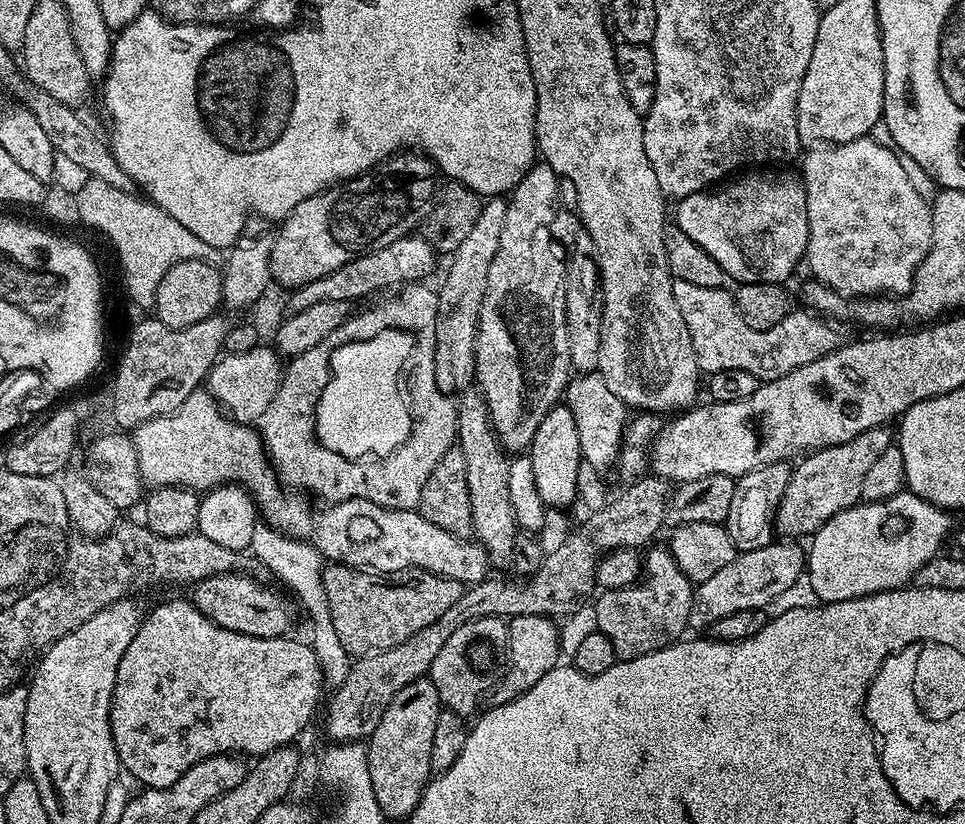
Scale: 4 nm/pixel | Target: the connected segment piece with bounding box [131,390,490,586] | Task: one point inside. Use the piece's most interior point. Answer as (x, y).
(198, 446)

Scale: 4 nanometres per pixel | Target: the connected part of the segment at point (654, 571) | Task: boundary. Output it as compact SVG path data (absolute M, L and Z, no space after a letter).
M667 547L651 548L642 556L643 579L625 588L601 591L601 596L596 600L595 631L606 634L614 654L622 660L654 654L654 650L662 650L677 643L689 631L688 619L694 585L686 578L686 574L682 574L682 570L678 570Z

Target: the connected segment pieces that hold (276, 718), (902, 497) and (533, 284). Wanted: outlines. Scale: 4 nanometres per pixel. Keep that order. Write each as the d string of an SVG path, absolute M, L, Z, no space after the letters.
M191 599L168 600L160 604L156 609L149 611L144 617L138 634L126 646L126 654L122 654L122 662L118 662L116 681L114 682L114 694L112 695L112 709L110 710L110 730L114 738L114 746L118 750L121 769L129 772L138 783L144 784L145 789L169 788L190 770L198 762L202 762L211 756L223 756L225 754L243 754L248 758L259 758L284 745L291 745L296 735L307 726L320 704L320 695L326 692L324 675L320 669L320 660L314 654L311 643L293 638L254 638L246 634L238 634L234 630L222 630L206 614L202 614Z
M903 491L885 500L870 500L855 504L830 518L817 532L812 533L806 548L806 574L814 594L821 602L833 604L850 598L862 598L872 592L889 592L912 584L912 576L930 558L941 555L944 539L948 536L948 520L945 509L918 498L910 491Z
M543 162L533 163L528 169L528 173L523 176L512 189L507 197L508 209L506 210L506 222L502 222L502 238L498 242L498 254L494 254L494 262L490 262L490 274L486 274L486 292L482 294L482 310L478 314L478 334L476 335L476 374L474 377L475 387L479 395L484 397L484 405L488 408L488 413L492 419L492 429L496 431L497 438L500 439L500 447L508 454L520 454L531 448L532 439L538 430L542 418L556 404L561 403L564 389L568 386L572 363L570 362L570 342L566 342L566 274L568 273L568 255L572 253L572 248L576 244L576 234L578 231L578 216L571 207L560 201L561 177L556 175L556 171Z

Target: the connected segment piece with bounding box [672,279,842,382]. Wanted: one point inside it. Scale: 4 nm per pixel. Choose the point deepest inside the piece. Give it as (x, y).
(721, 341)

